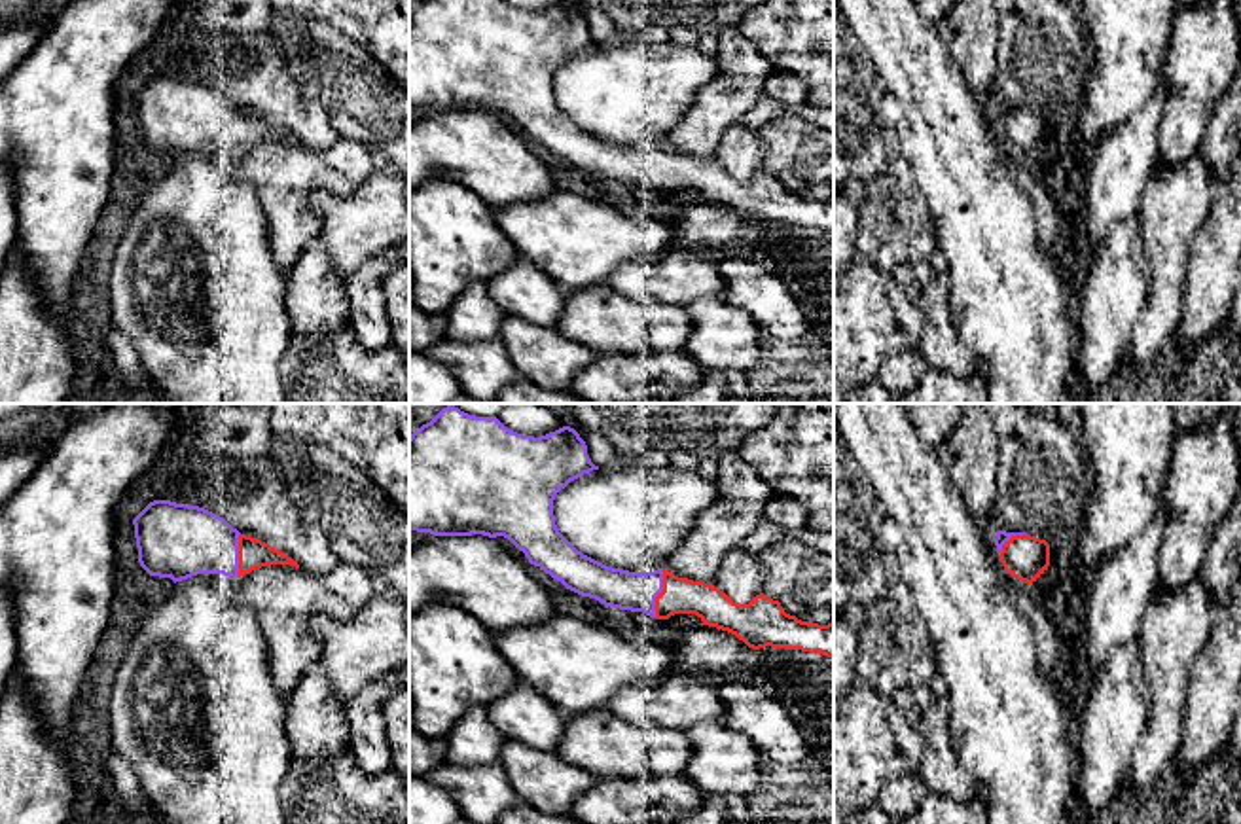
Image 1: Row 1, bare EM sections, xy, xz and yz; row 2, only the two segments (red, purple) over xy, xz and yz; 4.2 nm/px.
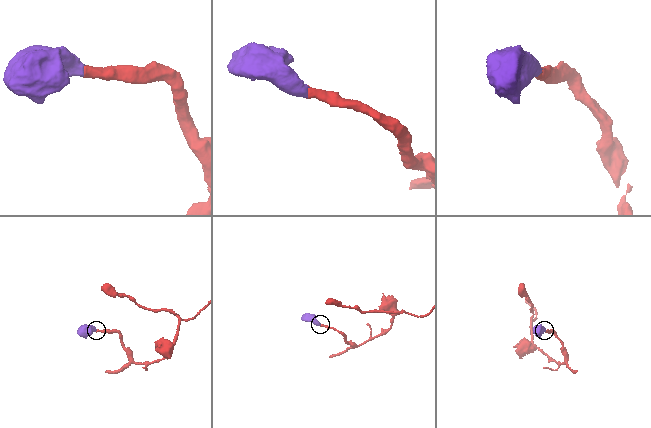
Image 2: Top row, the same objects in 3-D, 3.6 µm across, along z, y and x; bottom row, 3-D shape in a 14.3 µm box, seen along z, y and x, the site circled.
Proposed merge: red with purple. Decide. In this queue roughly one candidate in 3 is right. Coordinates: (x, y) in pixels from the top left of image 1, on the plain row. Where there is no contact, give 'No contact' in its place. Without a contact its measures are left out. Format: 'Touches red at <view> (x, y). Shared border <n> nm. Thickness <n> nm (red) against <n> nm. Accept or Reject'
Touches red at xz (660, 169). Shared border 220 nm. Thickness 160 nm (red) against 170 nm. Accept

